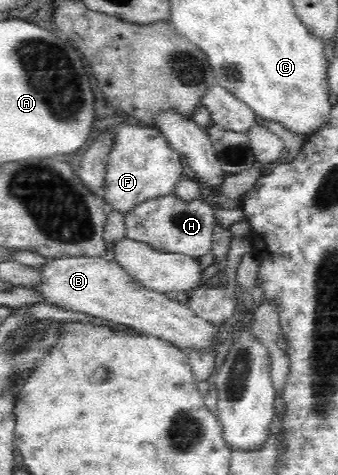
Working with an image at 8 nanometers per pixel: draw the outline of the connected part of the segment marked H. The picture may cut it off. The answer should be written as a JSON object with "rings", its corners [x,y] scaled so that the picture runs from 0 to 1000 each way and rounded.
{"rings":[[[506,404],[464,417],[429,419],[364,453],[373,501],[426,509],[453,526],[568,541],[601,539],[627,526],[636,442],[595,417],[547,423]]]}

